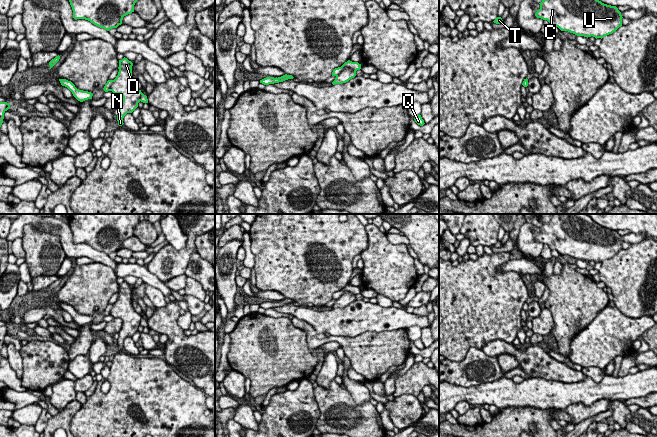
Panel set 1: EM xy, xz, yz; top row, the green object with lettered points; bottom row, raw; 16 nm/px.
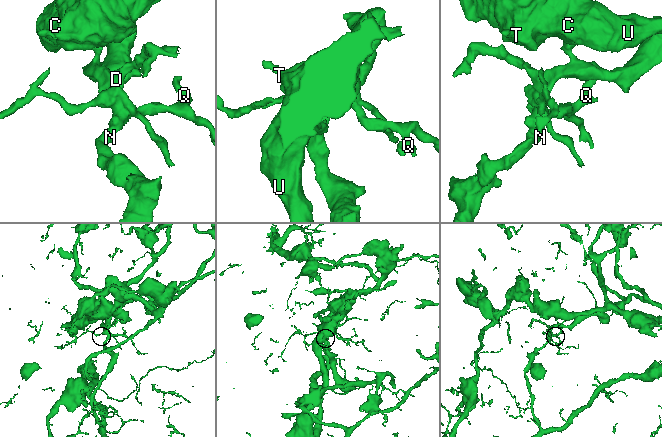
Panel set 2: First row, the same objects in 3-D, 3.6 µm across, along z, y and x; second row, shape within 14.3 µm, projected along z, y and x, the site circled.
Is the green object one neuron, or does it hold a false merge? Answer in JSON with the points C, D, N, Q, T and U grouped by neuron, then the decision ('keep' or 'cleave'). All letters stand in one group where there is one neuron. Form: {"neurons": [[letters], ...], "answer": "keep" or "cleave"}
{"neurons": [["C", "T", "U"], ["D", "N", "Q"]], "answer": "cleave"}

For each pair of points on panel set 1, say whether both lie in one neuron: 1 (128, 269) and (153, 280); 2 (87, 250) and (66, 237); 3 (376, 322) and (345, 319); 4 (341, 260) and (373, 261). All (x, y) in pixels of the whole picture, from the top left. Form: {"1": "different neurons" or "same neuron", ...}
{"1": "same neuron", "2": "same neuron", "3": "same neuron", "4": "different neurons"}

